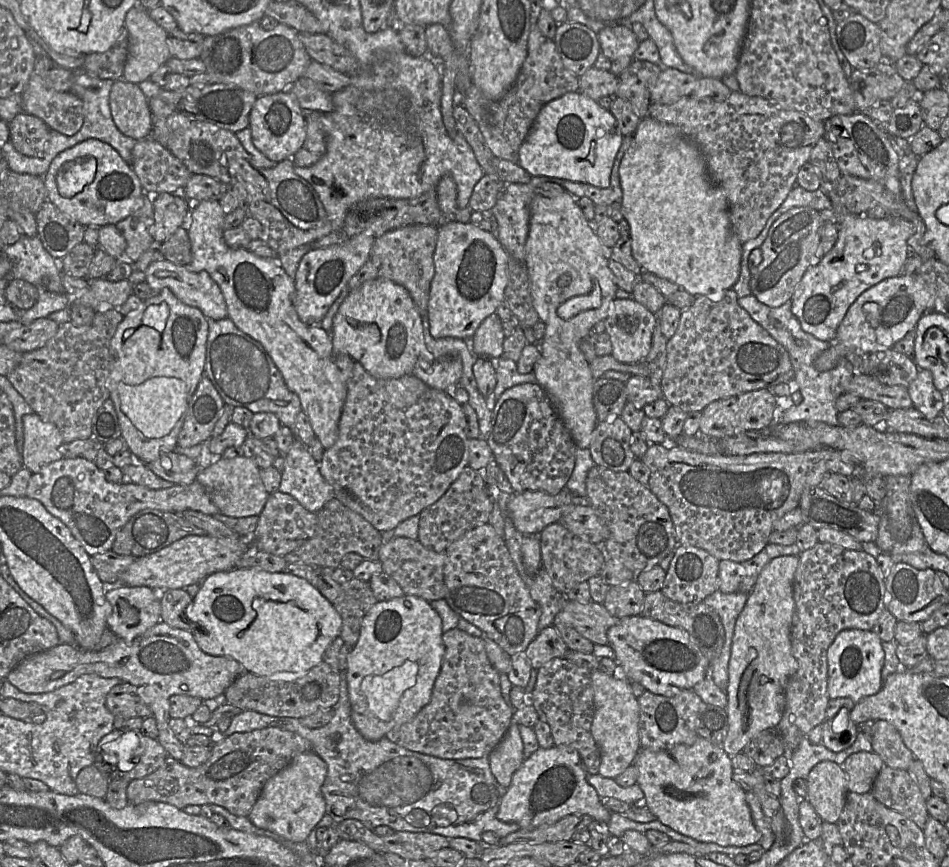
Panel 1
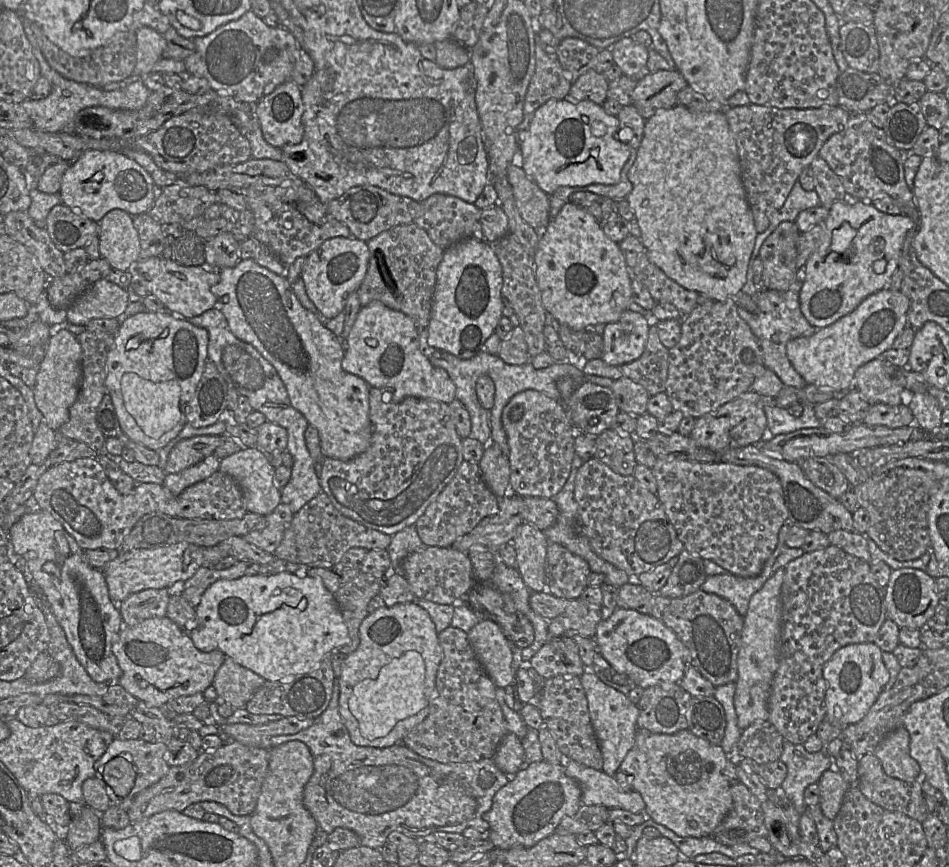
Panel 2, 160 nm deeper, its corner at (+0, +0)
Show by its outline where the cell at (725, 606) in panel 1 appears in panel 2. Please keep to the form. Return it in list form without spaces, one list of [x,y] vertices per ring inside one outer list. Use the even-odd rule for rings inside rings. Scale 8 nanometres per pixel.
[[[785,523],[778,535],[778,544],[772,555],[766,561],[762,572],[751,578],[743,578],[730,573],[707,576],[701,586],[702,591],[715,594],[729,601],[737,612],[745,617],[749,608],[751,597],[758,592],[765,582],[774,574],[773,565],[777,558],[783,553],[786,546],[786,539],[792,528],[792,523]]]

